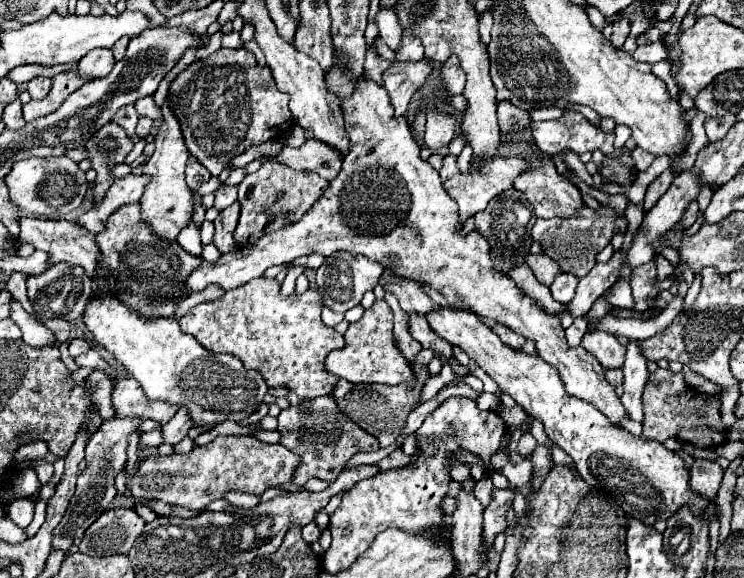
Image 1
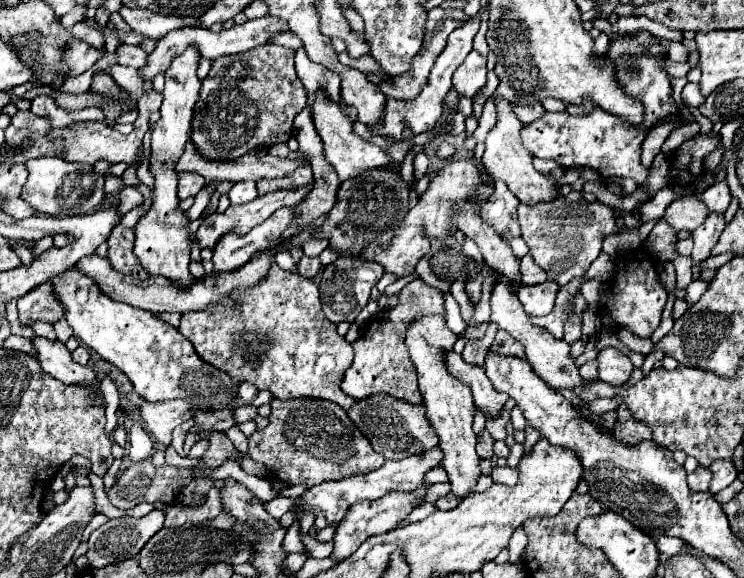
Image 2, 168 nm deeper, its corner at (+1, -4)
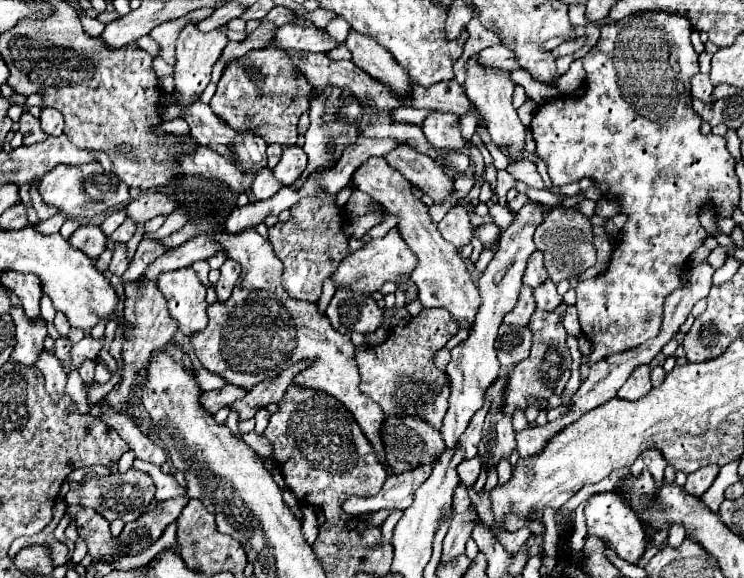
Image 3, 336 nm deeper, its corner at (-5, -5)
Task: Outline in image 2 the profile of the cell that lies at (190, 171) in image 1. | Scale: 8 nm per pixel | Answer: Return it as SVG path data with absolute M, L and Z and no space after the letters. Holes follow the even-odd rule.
M180 173L178 175L178 197L186 199L196 195L202 187L206 185L204 177L200 177L198 173Z

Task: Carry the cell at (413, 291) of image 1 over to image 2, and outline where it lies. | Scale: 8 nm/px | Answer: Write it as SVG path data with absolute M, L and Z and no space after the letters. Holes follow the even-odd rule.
M428 315L412 321L406 333L406 345L410 349L410 359L418 371L420 381L420 393L426 405L426 417L432 421L432 429L436 429L436 435L440 437L440 449L444 449L444 461L442 467L446 469L452 485L452 493L460 499L468 497L472 489L476 487L476 481L480 477L480 457L476 455L476 435L472 431L472 417L474 417L474 401L468 385L454 379L442 361L442 353L446 349L452 349L456 343L456 333L452 333L446 327L444 317L440 315Z

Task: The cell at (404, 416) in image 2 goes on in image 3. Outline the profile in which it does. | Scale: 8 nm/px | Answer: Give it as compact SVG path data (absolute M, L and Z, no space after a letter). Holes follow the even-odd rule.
M412 416L386 418L384 426L382 426L382 440L384 440L384 448L386 448L388 468L392 472L410 472L418 466L432 464L444 452L444 442L442 442L440 432L434 430L428 422L424 422L420 418L412 418Z

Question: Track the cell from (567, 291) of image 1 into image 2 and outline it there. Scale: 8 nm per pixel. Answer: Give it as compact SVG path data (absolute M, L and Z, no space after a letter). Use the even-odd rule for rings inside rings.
M546 281L542 285L532 285L532 287L520 285L518 287L518 299L522 301L524 309L530 315L542 317L554 309L554 299L556 299L558 289L560 287L556 281Z

